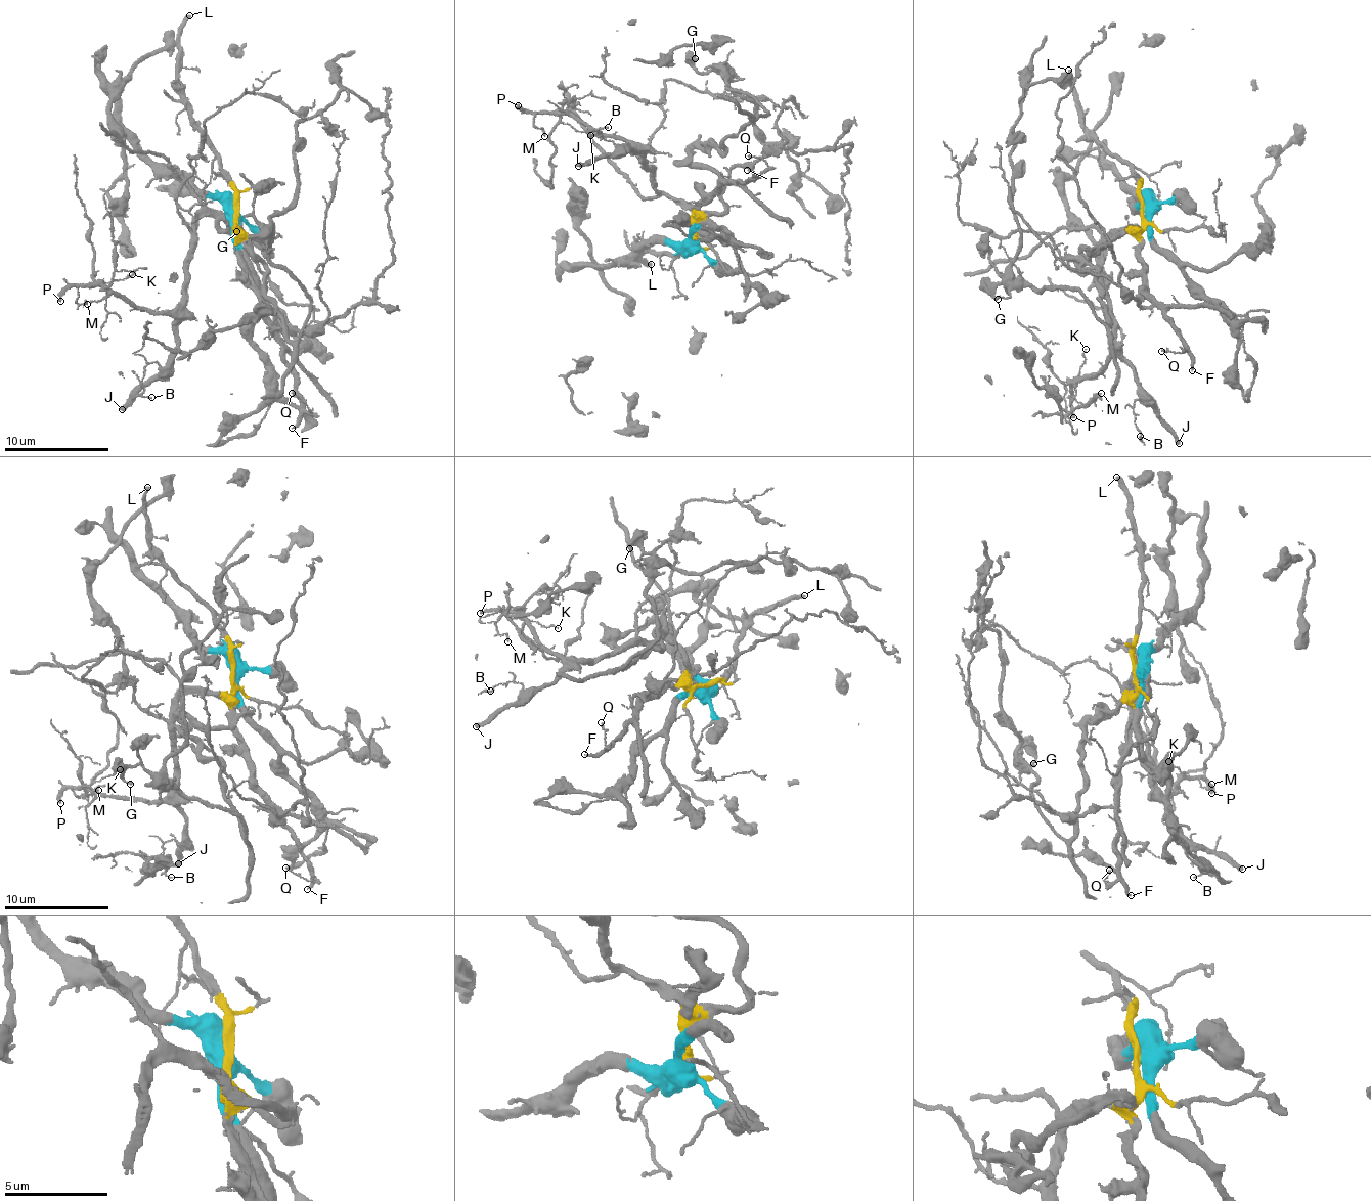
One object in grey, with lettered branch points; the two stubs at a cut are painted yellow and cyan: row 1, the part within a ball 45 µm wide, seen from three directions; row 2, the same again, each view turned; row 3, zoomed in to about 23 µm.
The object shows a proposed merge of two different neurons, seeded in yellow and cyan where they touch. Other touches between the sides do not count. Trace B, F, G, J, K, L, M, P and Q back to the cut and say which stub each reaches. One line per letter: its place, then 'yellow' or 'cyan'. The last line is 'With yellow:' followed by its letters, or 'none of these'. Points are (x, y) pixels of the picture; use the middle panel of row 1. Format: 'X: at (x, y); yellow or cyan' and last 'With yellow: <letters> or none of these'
B: at (608, 127); yellow
F: at (747, 170); yellow
G: at (695, 58); yellow
J: at (578, 166); yellow
K: at (590, 135); yellow
L: at (651, 264); yellow
M: at (544, 136); yellow
P: at (518, 105); yellow
Q: at (748, 156); yellow
With yellow: B, F, G, J, K, L, M, P, Q

